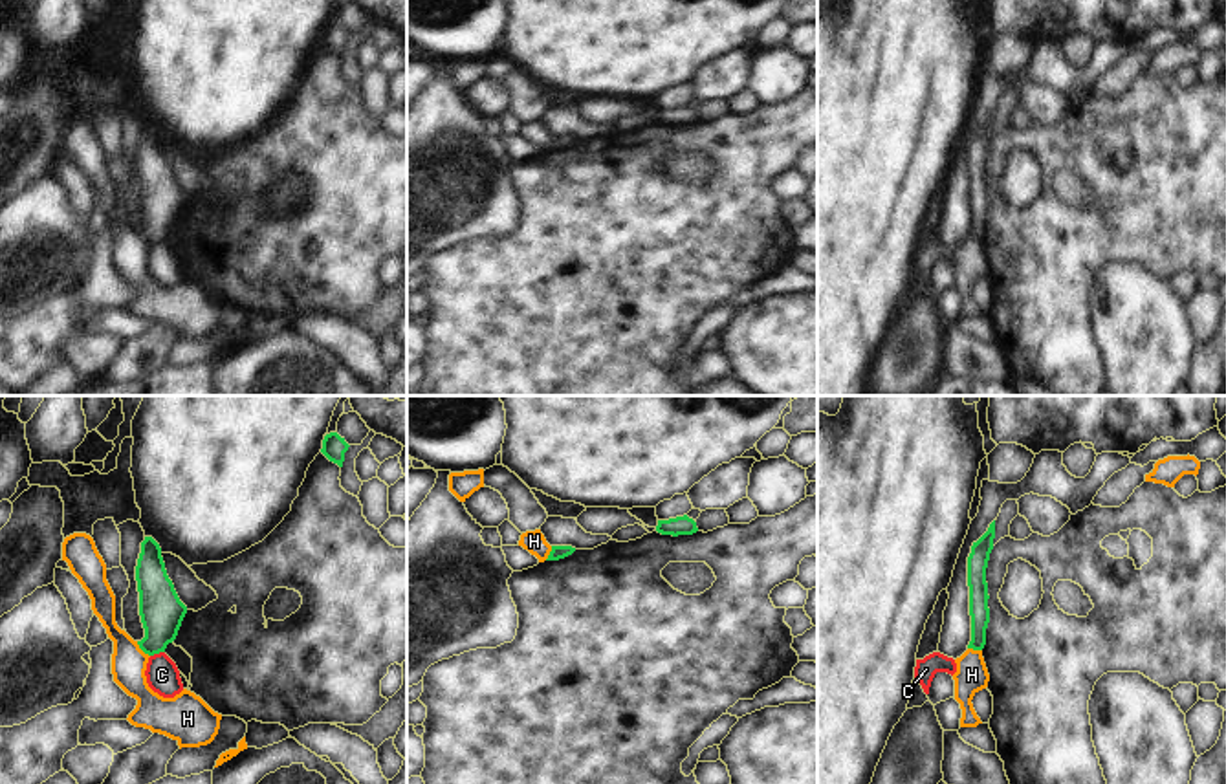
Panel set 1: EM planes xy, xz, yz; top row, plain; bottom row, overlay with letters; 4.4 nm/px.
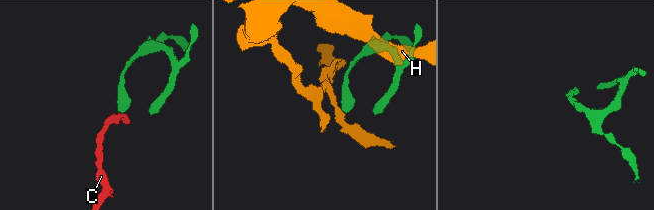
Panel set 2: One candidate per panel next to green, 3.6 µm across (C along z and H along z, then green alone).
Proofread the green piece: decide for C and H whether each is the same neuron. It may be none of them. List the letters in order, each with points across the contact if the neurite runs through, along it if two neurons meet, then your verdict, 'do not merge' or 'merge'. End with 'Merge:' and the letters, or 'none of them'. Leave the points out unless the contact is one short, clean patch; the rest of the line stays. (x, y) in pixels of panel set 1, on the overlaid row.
C: border along xy (164, 651), (151, 656); do not merge
H: border along xy (136, 642), (149, 656); do not merge
Merge: none of them

